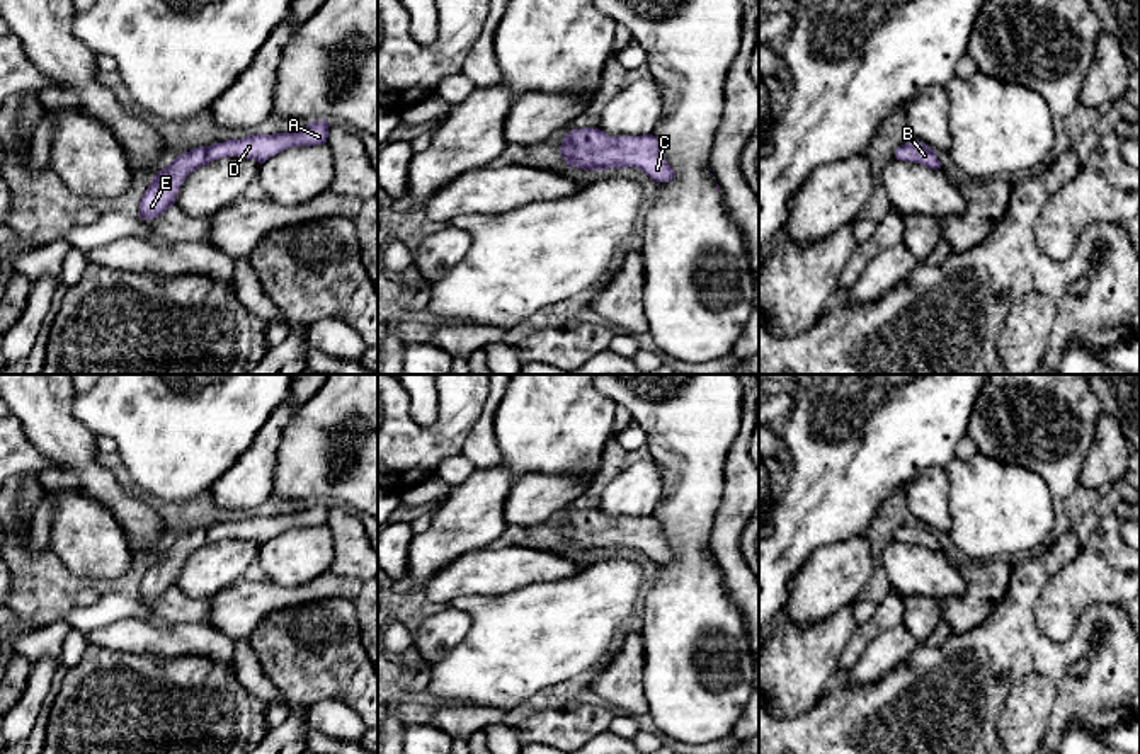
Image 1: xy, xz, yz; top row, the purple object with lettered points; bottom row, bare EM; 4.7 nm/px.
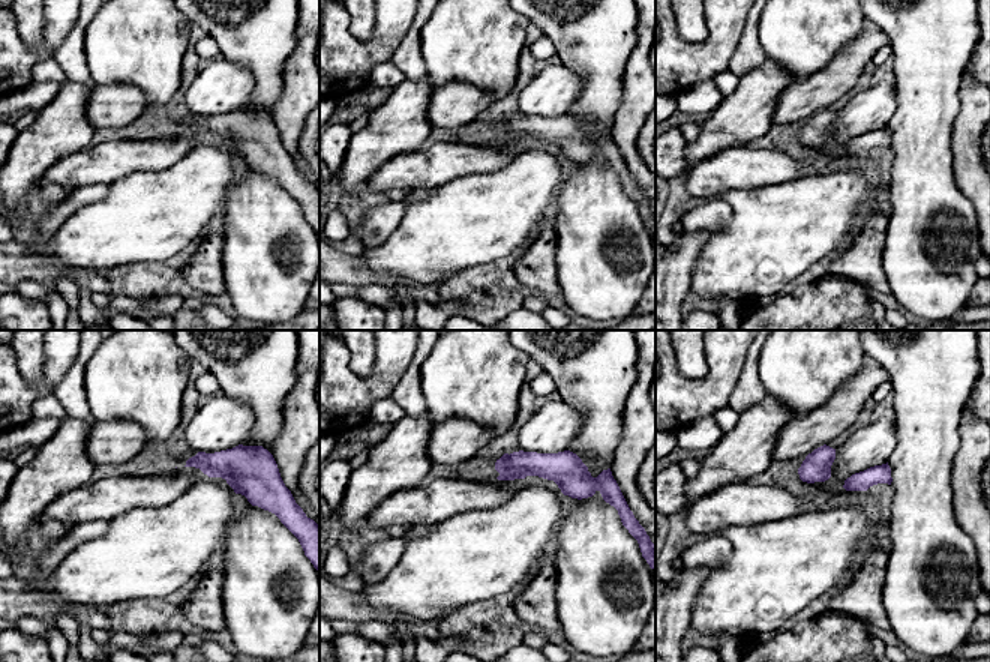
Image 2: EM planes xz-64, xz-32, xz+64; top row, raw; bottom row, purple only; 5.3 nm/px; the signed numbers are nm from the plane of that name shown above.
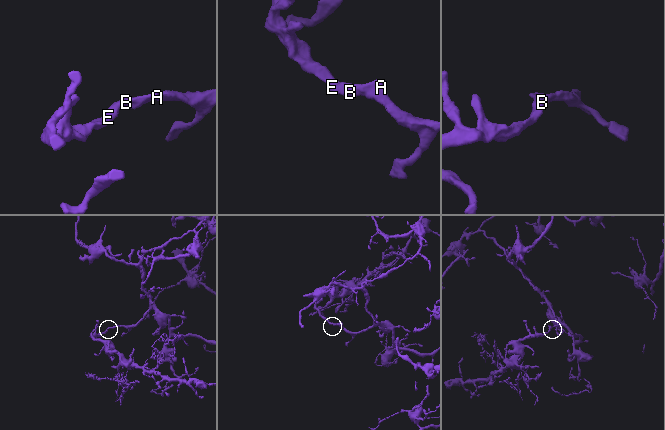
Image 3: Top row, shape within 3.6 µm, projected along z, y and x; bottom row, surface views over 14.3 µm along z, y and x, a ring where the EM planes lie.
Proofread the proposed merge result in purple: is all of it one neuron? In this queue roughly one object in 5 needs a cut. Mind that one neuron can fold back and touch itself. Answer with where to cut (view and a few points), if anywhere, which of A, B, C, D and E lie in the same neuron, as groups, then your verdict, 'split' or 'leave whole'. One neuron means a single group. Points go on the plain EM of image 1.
no cut; A B C D E; leave whole

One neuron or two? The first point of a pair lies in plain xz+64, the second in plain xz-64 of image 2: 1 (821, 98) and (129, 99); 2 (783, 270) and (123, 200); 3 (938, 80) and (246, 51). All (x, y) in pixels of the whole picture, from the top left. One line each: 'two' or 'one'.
1: one
2: one
3: one

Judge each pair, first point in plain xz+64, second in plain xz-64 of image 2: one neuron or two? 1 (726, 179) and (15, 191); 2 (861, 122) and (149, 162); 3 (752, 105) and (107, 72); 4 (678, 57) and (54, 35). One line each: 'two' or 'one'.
1: two
2: two
3: two
4: one

